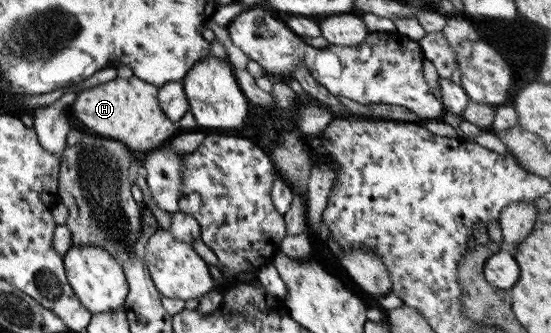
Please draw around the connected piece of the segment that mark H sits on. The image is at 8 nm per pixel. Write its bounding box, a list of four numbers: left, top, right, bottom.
[71,76,181,153]

